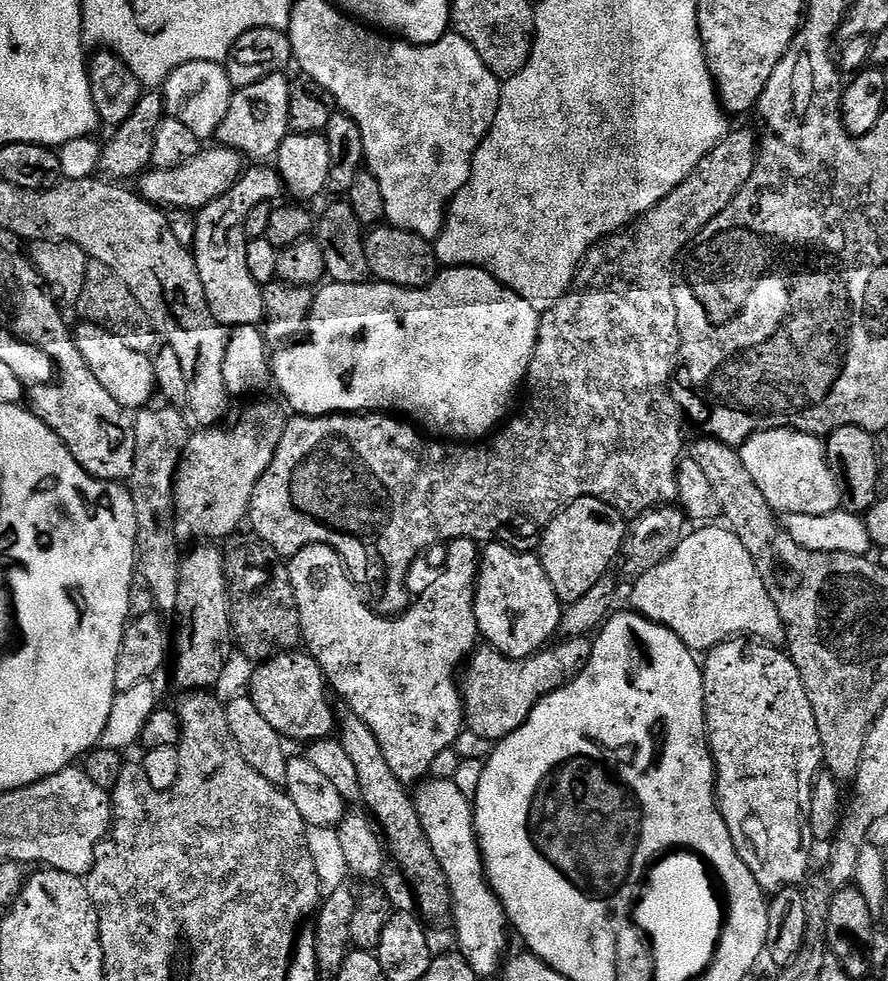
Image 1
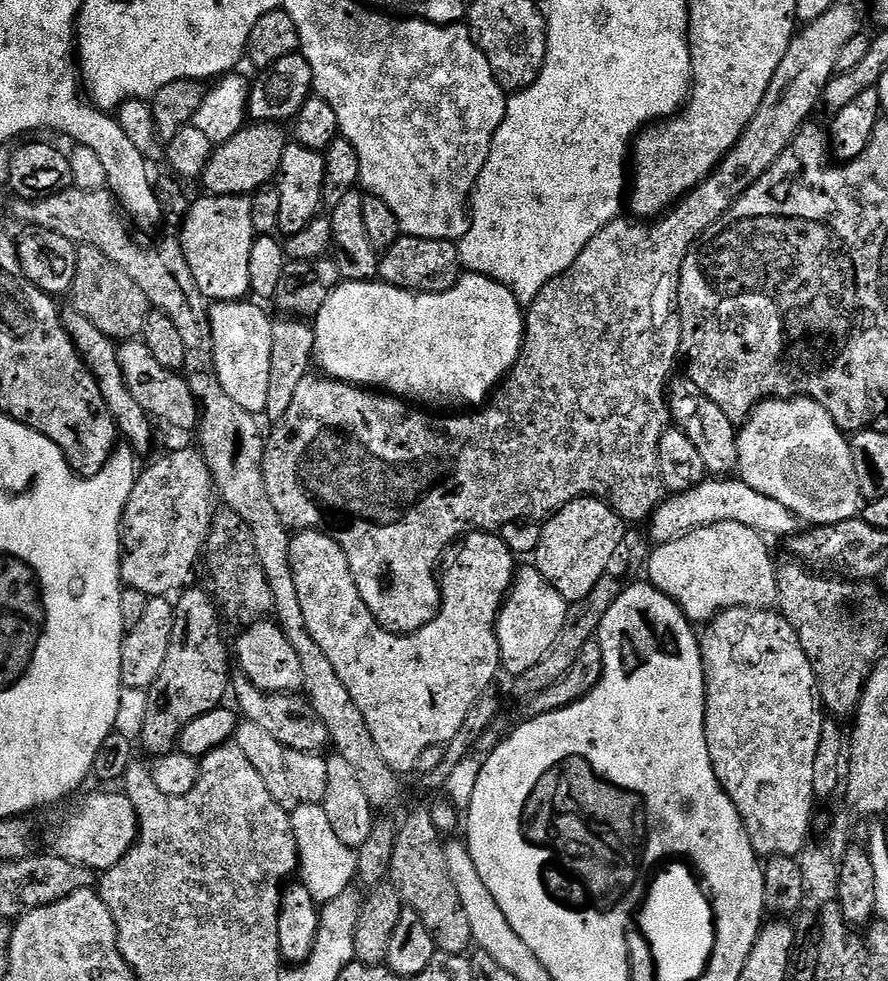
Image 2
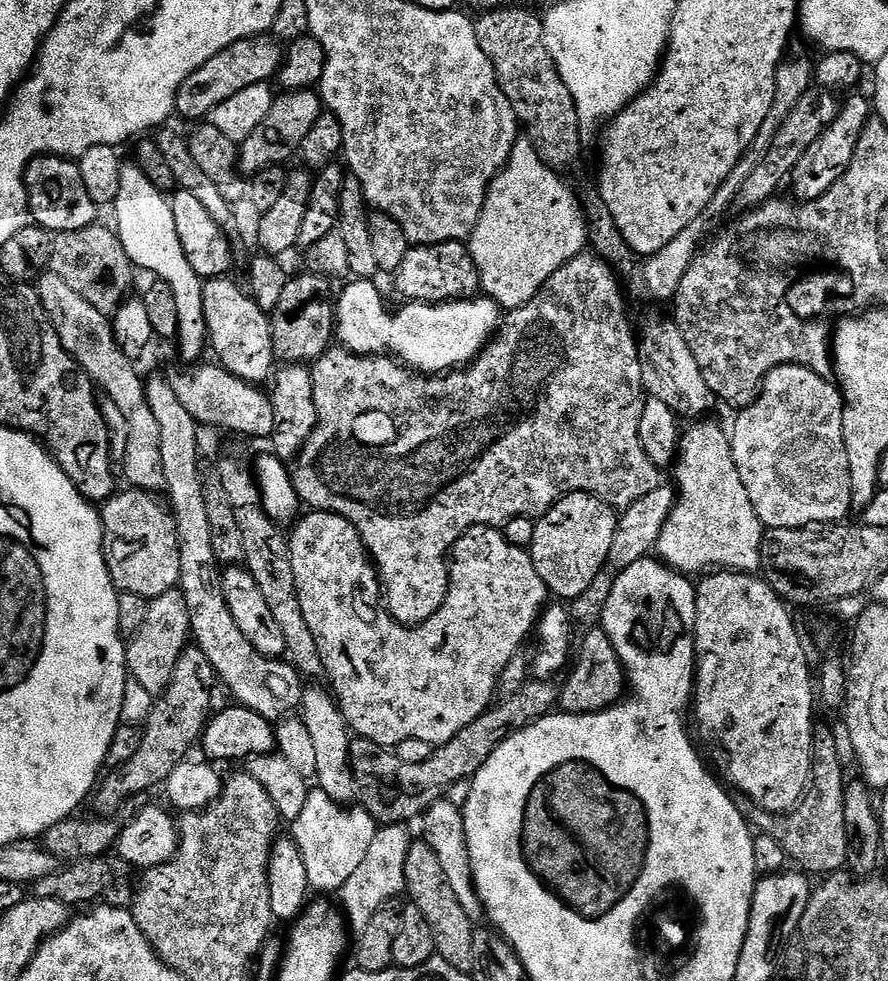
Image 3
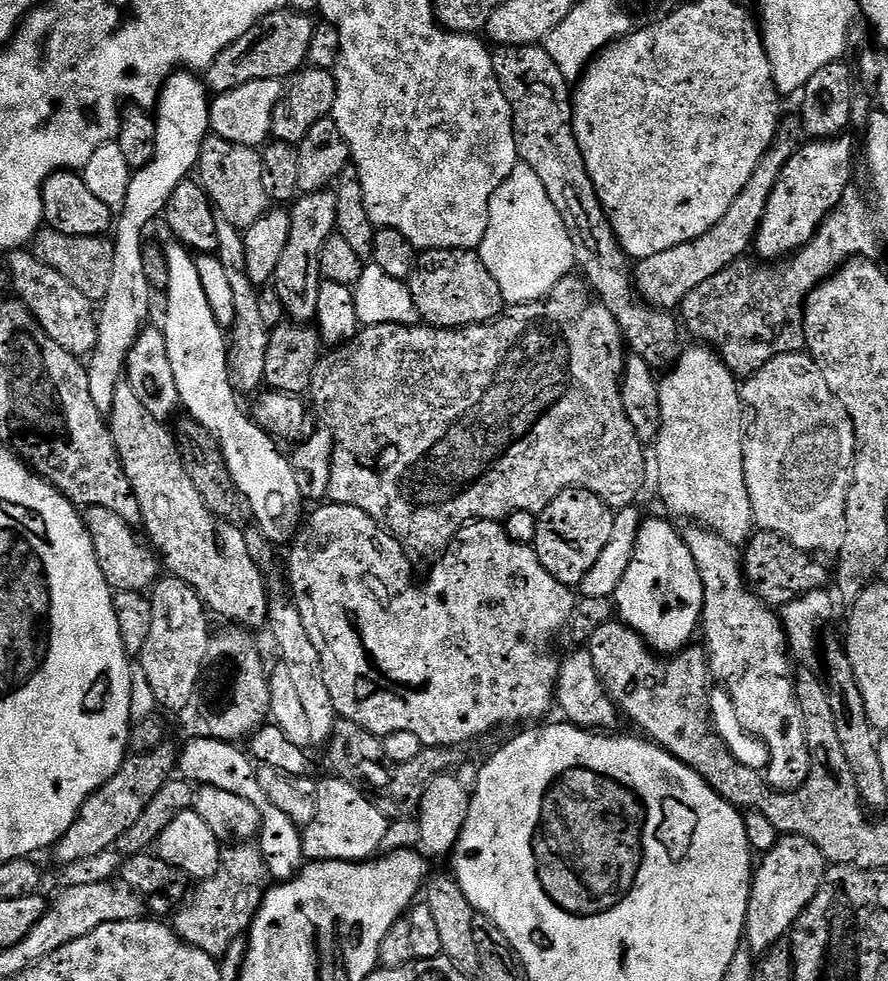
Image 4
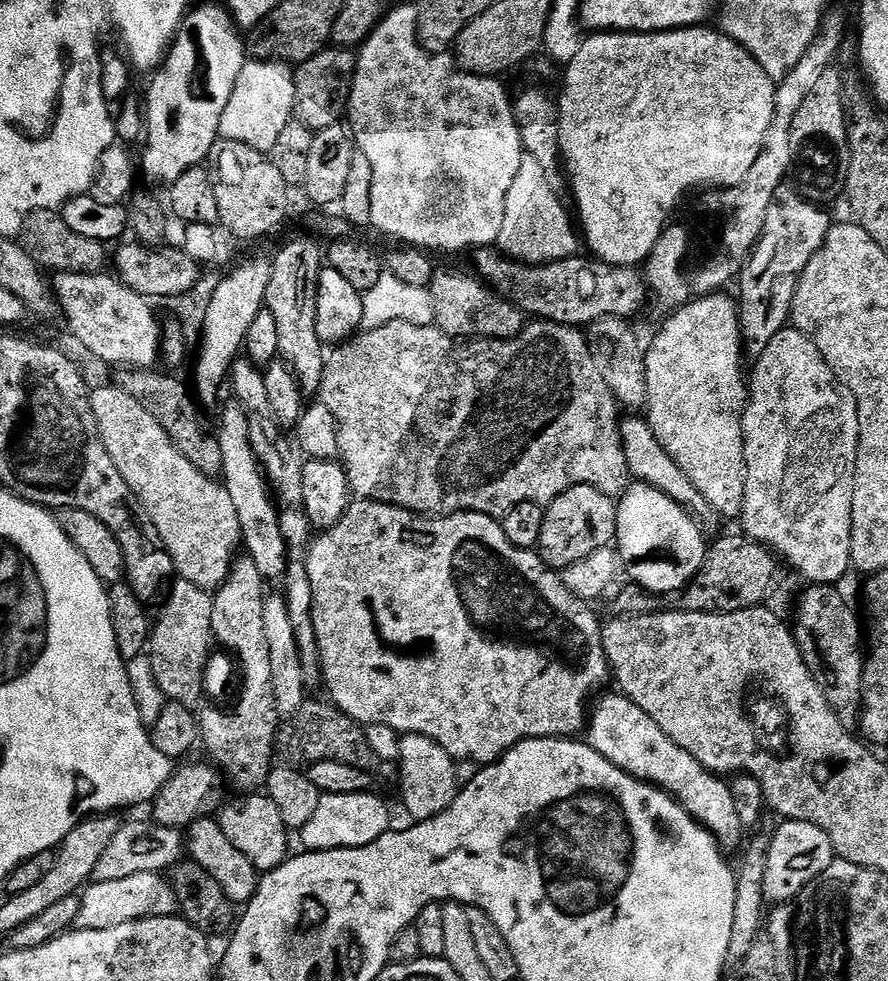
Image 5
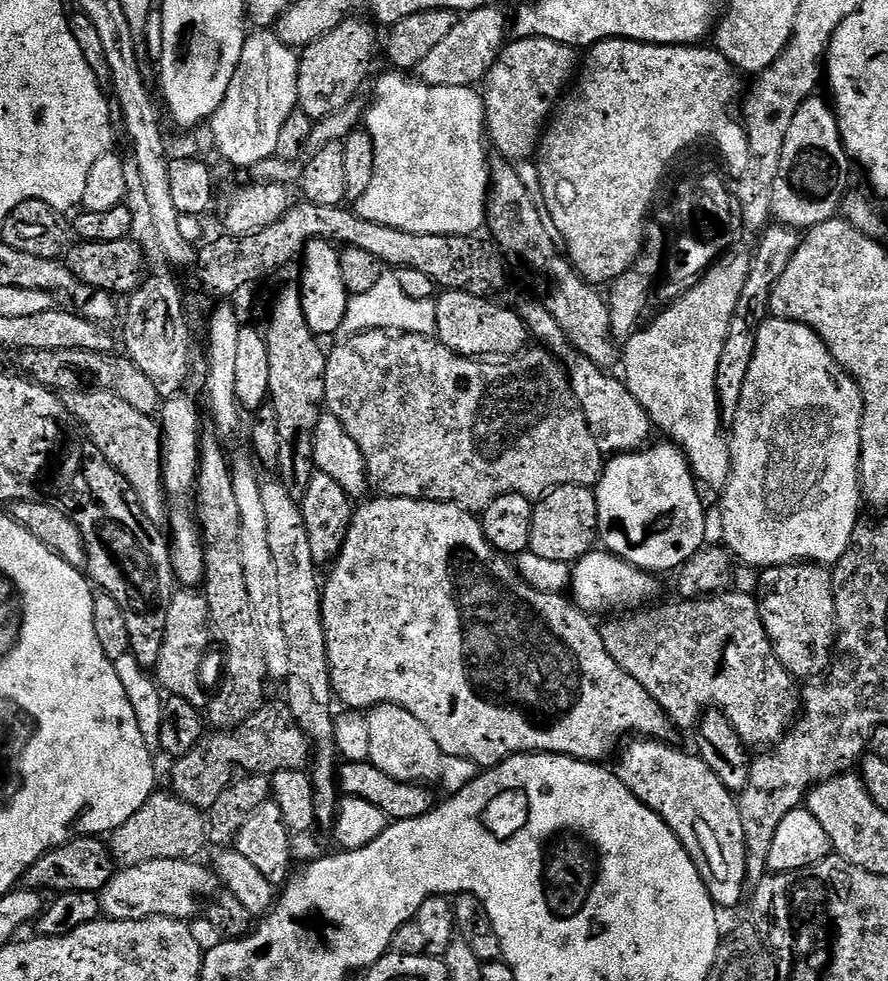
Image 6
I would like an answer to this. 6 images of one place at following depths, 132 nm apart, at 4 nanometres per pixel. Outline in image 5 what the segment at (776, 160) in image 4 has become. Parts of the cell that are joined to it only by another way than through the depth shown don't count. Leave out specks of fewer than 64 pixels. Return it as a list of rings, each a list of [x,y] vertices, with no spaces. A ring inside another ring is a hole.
[[[499,247],[475,249],[475,275],[492,291],[522,309],[525,317],[549,320],[571,328],[583,329],[601,320],[627,320],[649,307],[650,293],[645,273],[639,267],[606,264],[591,255],[577,254],[549,264],[522,264],[504,255]]]

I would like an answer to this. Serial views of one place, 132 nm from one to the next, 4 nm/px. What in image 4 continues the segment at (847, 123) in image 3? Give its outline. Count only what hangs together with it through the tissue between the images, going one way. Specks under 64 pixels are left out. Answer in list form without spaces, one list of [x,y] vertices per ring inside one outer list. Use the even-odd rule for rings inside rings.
[[[841,134],[831,139],[813,139],[797,147],[796,152],[782,166],[782,174],[778,174],[778,186],[774,186],[774,194],[770,194],[770,202],[766,202],[766,214],[762,214],[760,228],[756,232],[754,252],[761,261],[779,262],[804,248],[806,242],[814,238],[814,234],[822,226],[822,222],[838,206],[838,202],[848,191],[852,180],[852,144],[847,135]]]

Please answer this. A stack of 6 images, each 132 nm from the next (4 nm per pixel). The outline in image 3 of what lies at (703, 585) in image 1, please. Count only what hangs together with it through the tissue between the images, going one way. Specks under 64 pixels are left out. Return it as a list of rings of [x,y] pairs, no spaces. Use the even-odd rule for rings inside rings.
[[[704,418],[693,423],[696,425],[681,435],[678,459],[674,464],[674,471],[676,470],[674,484],[678,489],[676,505],[662,528],[655,551],[668,567],[685,574],[693,574],[692,572],[704,574],[709,570],[756,574],[762,568],[761,548],[764,545],[766,529],[754,510],[754,502],[750,502],[750,494],[746,494],[746,486],[742,486],[742,474],[738,474],[738,466],[734,462],[729,433],[722,425],[708,419]]]

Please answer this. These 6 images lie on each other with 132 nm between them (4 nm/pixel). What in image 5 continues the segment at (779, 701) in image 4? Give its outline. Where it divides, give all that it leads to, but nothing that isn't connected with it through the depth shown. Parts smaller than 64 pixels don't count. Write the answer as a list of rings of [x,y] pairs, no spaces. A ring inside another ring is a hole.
[[[621,419],[620,437],[626,454],[626,464],[633,481],[654,486],[658,490],[662,490],[662,494],[674,498],[674,502],[678,502],[688,509],[699,520],[700,527],[704,529],[705,533],[712,534],[712,532],[721,531],[721,529],[719,530],[720,523],[722,523],[720,513],[712,509],[710,502],[706,502],[706,498],[702,498],[702,494],[692,485],[690,478],[686,478],[686,474],[682,474],[682,466],[678,466],[678,462],[674,462],[674,458],[670,458],[670,454],[666,454],[662,442],[658,442],[658,438],[654,436],[654,430],[648,425],[647,419]]]

